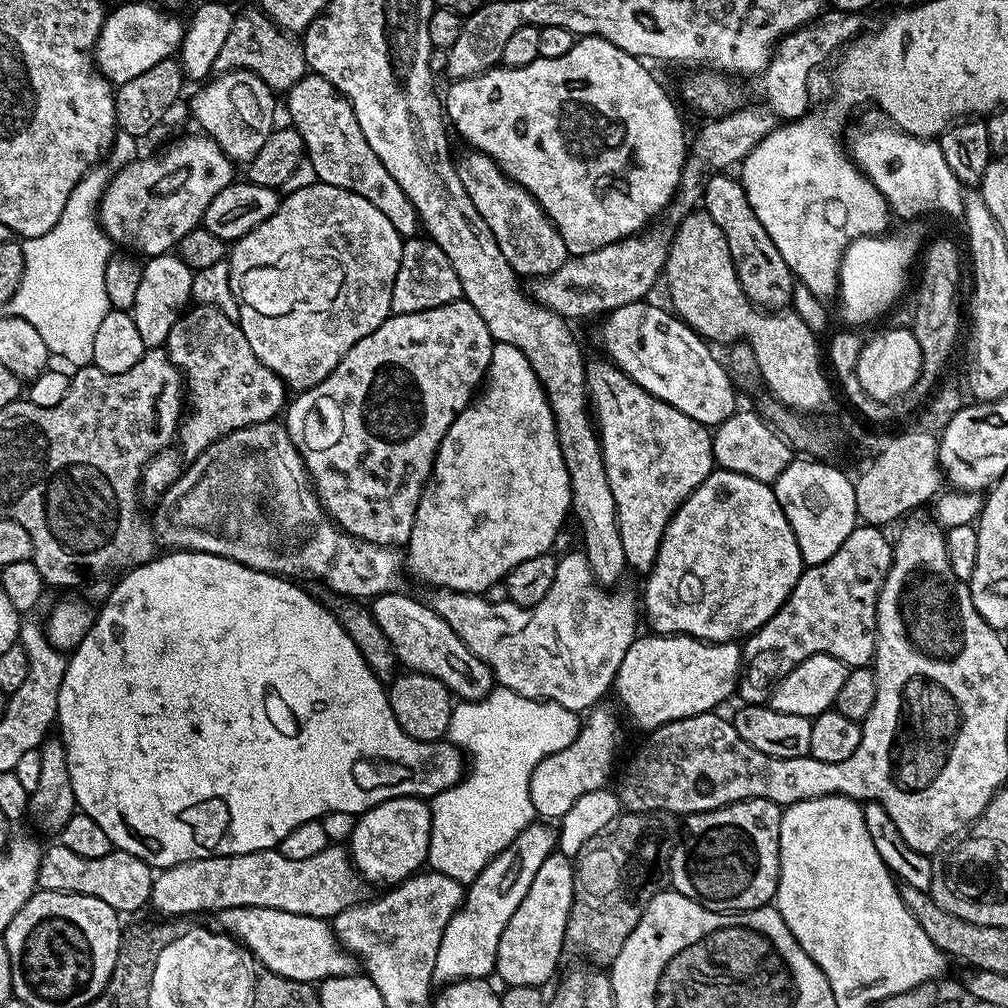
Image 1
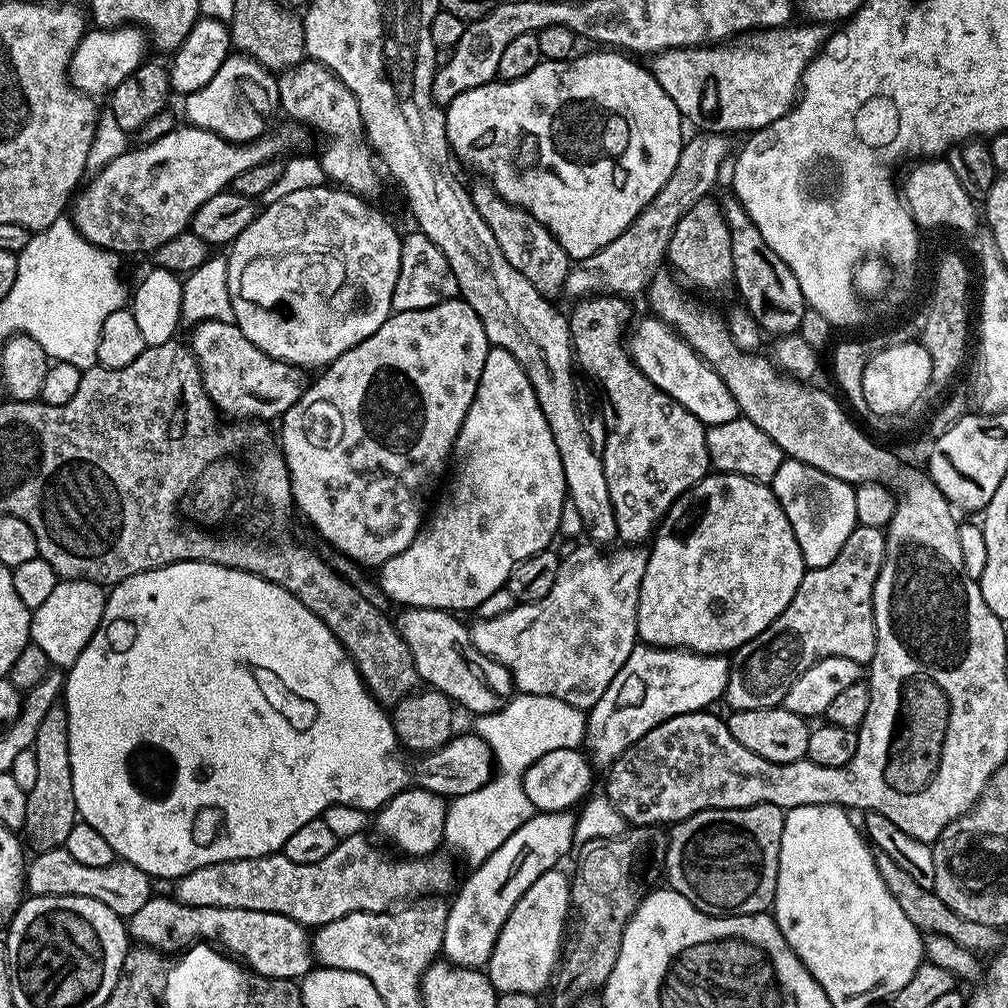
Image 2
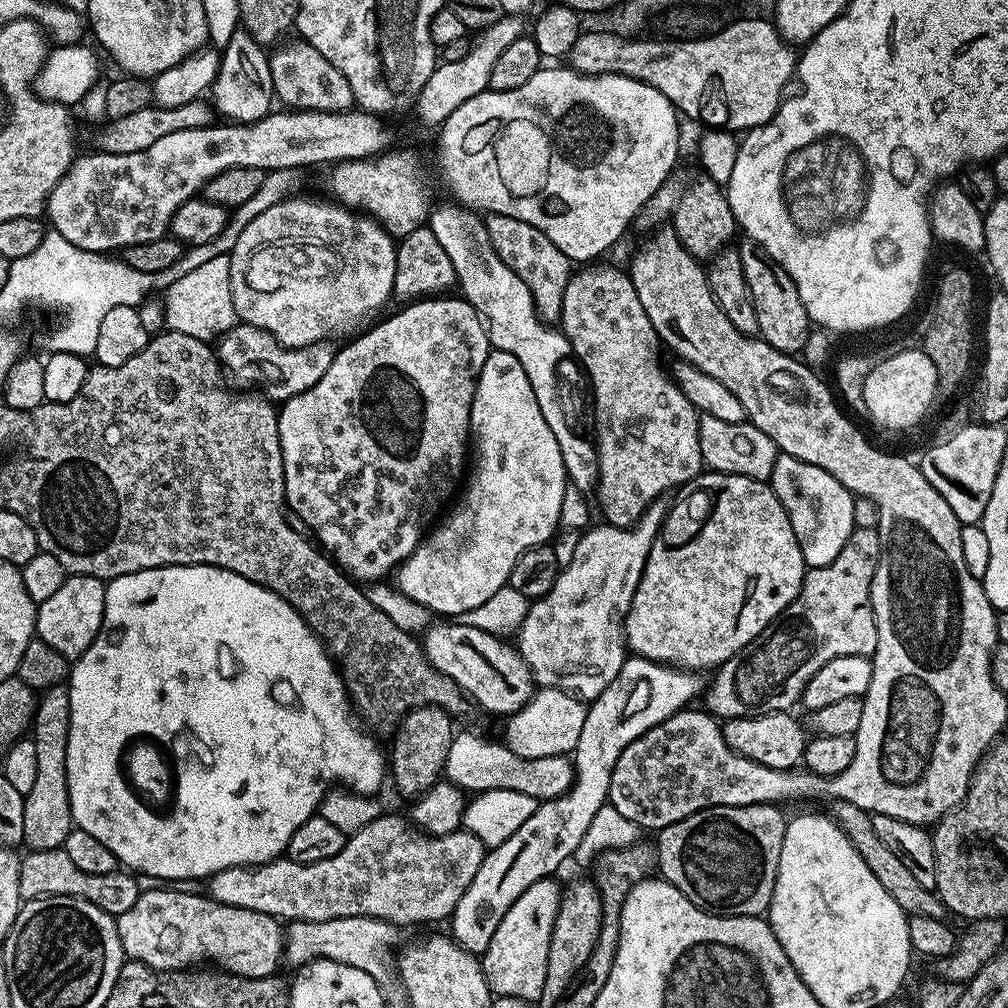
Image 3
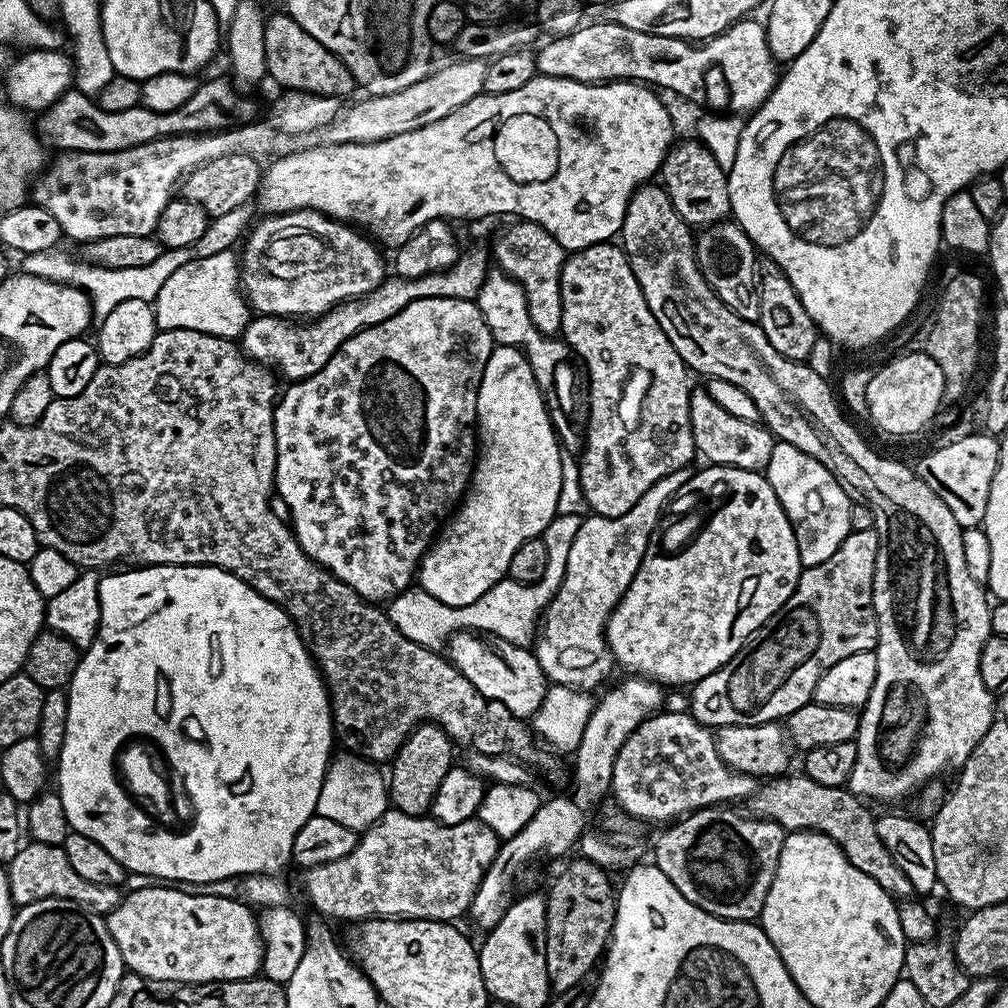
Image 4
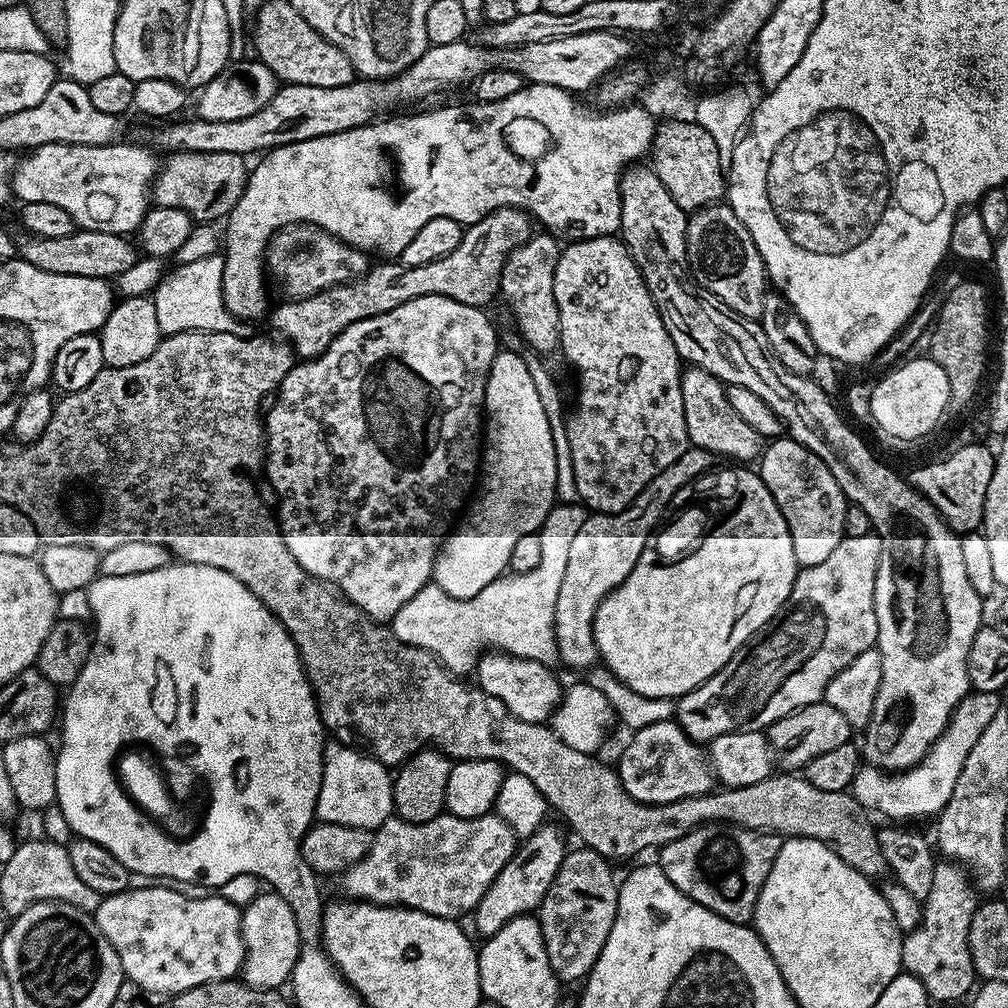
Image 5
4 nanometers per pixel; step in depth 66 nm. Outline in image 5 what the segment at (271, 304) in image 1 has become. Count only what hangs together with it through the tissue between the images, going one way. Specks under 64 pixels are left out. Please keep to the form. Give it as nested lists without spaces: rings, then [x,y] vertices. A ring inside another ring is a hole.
[[[292,224],[289,228],[280,229],[272,235],[266,253],[267,271],[271,279],[273,276],[284,287],[288,298],[313,296],[327,288],[357,280],[369,267],[369,253],[360,252],[315,224]]]

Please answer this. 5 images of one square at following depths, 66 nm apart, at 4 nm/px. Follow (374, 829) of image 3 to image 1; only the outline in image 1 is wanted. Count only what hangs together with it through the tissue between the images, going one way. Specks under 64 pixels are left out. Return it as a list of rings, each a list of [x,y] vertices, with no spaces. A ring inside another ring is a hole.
[[[329,846],[322,850],[322,854],[314,854],[314,858],[286,858],[278,850],[269,850],[237,856],[215,856],[165,868],[153,879],[150,904],[164,916],[188,916],[191,912],[219,914],[224,908],[234,906],[266,906],[270,910],[286,910],[290,914],[306,914],[328,920],[342,910],[361,903],[366,896],[364,888],[365,881],[353,866],[347,847]]]

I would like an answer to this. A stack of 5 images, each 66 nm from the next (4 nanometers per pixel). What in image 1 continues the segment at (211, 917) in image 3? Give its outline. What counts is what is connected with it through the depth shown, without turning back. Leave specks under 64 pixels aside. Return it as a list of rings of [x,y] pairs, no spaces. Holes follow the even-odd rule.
[[[234,906],[218,914],[219,927],[254,954],[262,966],[287,980],[315,985],[339,976],[355,976],[358,961],[336,938],[333,925],[306,914],[290,914],[286,910],[270,910],[266,906]]]

